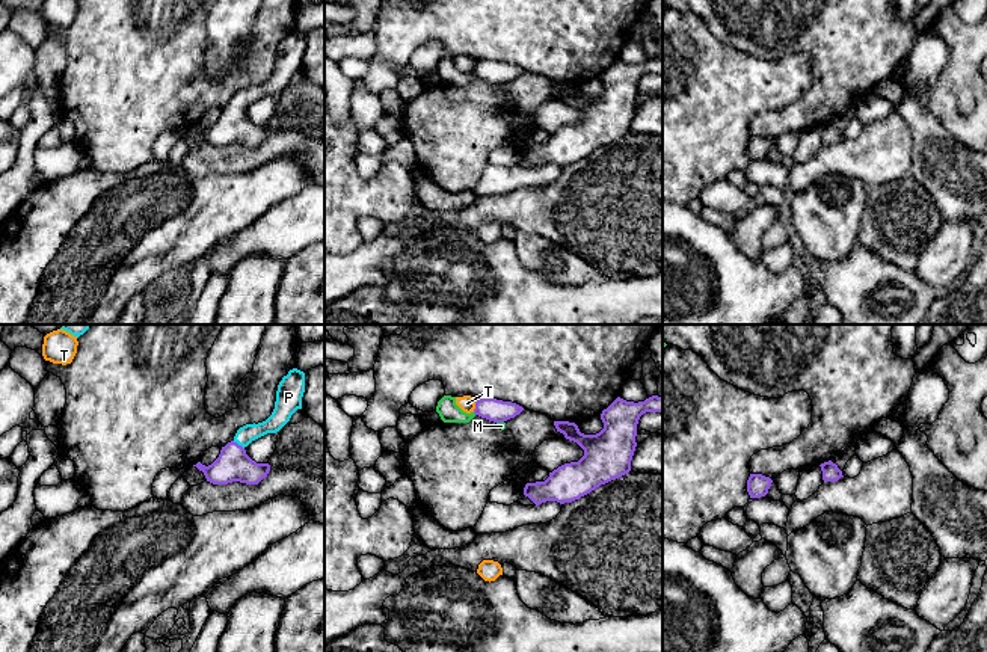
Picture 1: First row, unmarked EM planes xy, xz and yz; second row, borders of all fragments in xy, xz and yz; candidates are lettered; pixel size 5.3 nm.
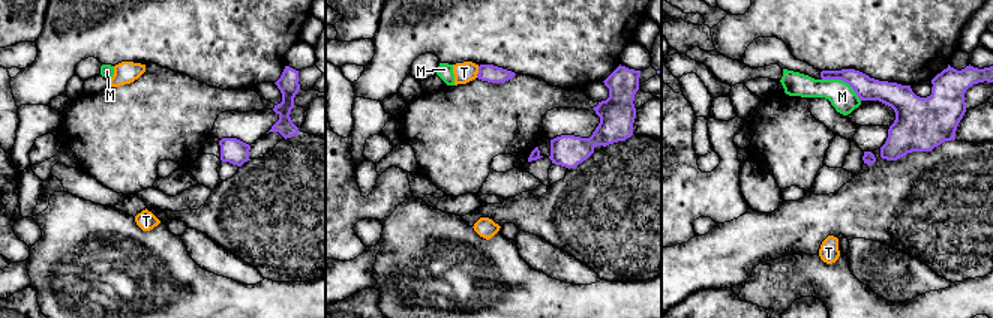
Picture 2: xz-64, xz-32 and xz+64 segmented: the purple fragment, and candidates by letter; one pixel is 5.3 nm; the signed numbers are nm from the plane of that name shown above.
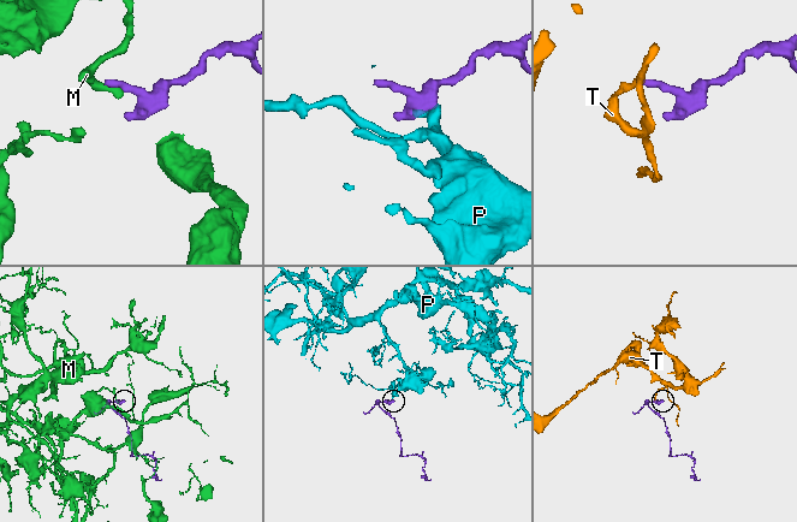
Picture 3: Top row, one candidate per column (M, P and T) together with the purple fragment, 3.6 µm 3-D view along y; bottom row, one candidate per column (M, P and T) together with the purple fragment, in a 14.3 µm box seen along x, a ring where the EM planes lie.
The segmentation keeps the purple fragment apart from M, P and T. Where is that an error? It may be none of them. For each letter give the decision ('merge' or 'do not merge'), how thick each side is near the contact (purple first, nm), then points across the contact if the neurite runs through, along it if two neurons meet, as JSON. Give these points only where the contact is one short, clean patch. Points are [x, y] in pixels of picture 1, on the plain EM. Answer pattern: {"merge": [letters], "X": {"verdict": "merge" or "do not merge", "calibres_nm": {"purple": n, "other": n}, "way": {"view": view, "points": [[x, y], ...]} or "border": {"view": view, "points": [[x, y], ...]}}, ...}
{"merge": ["P"], "M": {"verdict": "do not merge", "calibres_nm": {"purple": 120, "other": 40}, "border": {"view": "xz", "points": [[497, 83], [503, 85]]}}, "P": {"verdict": "merge", "calibres_nm": {"purple": 180, "other": 100}, "way": {"view": "xy", "points": [[233, 126], [233, 115], [237, 106], [245, 97]]}}, "T": {"verdict": "do not merge", "calibres_nm": {"purple": 120, "other": 90}, "border": {"view": "xz", "points": [[477, 61], [473, 73]]}}}

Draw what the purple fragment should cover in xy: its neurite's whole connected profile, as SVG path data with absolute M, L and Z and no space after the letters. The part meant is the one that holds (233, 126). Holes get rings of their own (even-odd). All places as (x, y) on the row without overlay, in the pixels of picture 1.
M293 30L278 47L276 63L272 77L258 86L246 86L240 89L231 104L222 109L219 119L208 128L198 124L196 128L204 134L207 143L213 146L228 146L240 143L246 146L258 146L270 133L269 125L257 125L246 116L246 109L267 97L279 94L302 71L302 59L305 54L305 35Z

